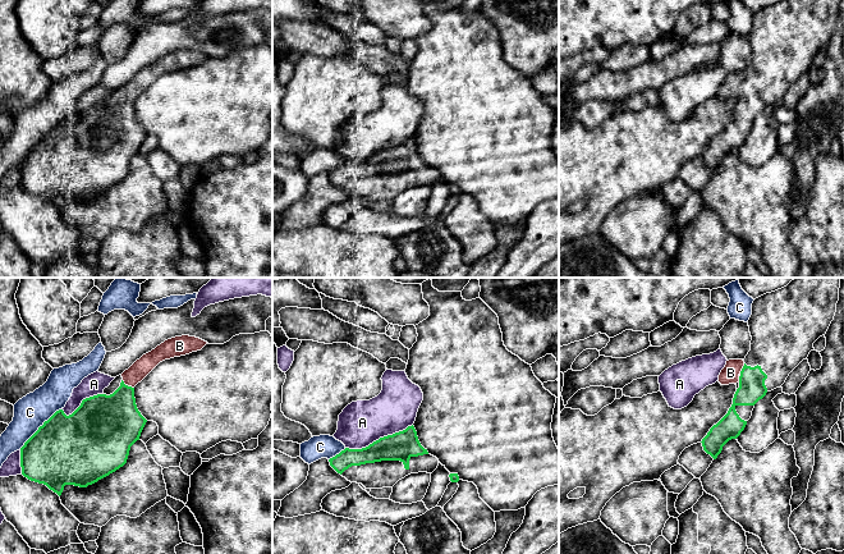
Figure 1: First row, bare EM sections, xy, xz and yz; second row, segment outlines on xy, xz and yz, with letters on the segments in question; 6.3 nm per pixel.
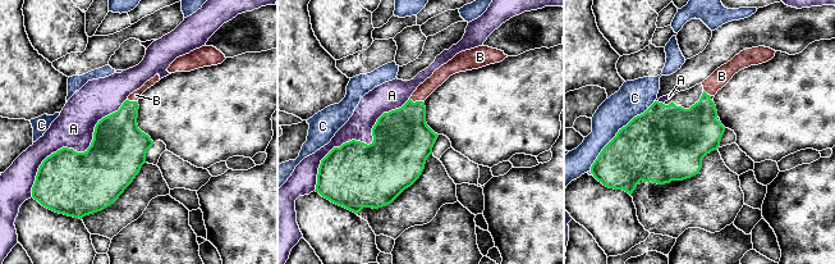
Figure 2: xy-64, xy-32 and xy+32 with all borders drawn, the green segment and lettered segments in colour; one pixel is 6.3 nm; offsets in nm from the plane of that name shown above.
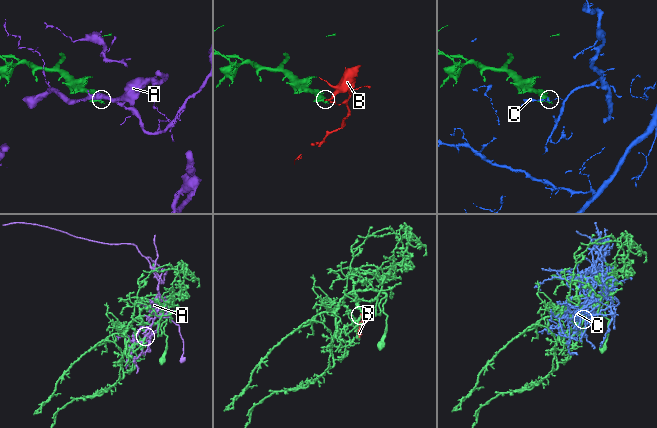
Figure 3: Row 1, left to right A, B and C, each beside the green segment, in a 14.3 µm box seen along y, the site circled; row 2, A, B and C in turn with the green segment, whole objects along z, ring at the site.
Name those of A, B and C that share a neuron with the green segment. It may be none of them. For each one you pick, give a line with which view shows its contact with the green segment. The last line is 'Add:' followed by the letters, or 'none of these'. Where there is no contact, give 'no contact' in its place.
B: contact in xy
Add: B

